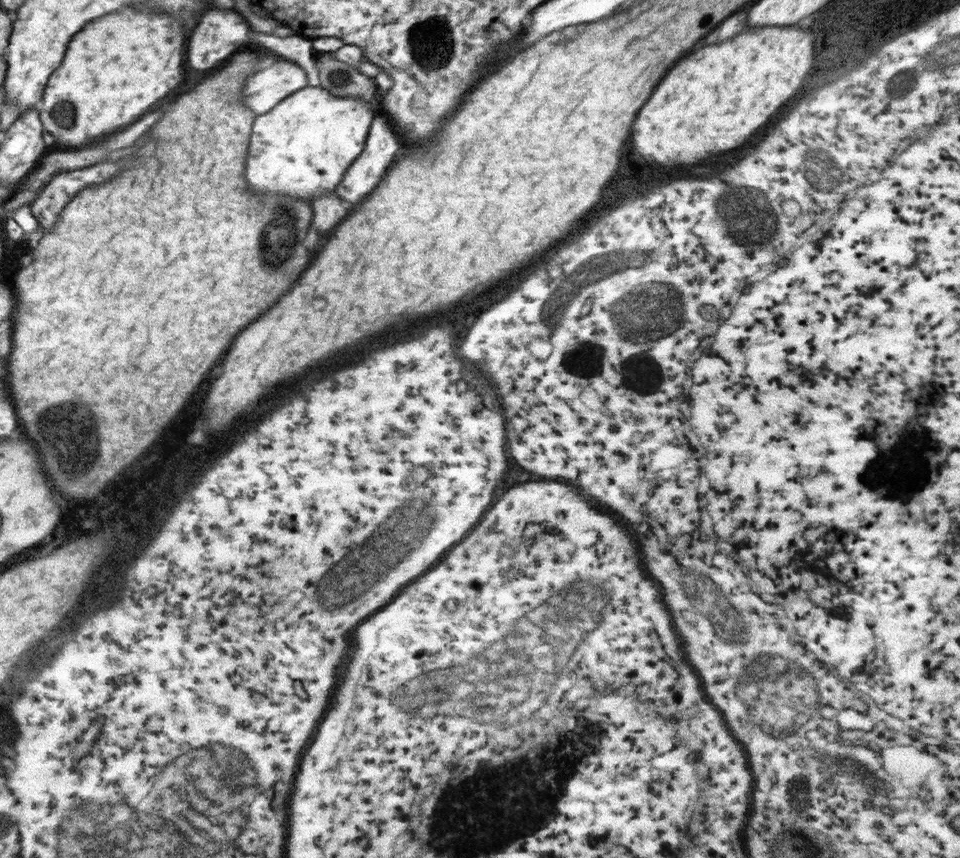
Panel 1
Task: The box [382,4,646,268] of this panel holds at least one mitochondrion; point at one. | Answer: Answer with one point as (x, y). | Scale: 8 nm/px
(431, 43)

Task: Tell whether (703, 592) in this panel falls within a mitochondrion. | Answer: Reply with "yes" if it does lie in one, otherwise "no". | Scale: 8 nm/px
yes

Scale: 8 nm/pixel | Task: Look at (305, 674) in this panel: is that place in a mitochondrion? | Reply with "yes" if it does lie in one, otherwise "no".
no

